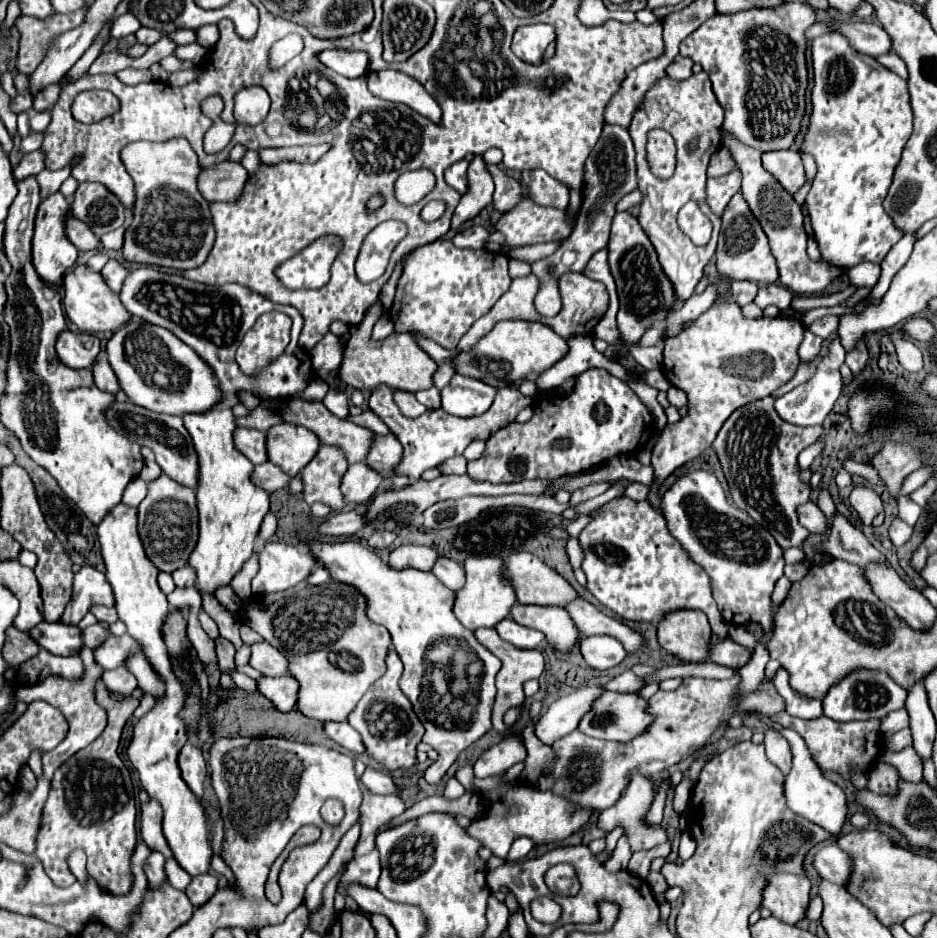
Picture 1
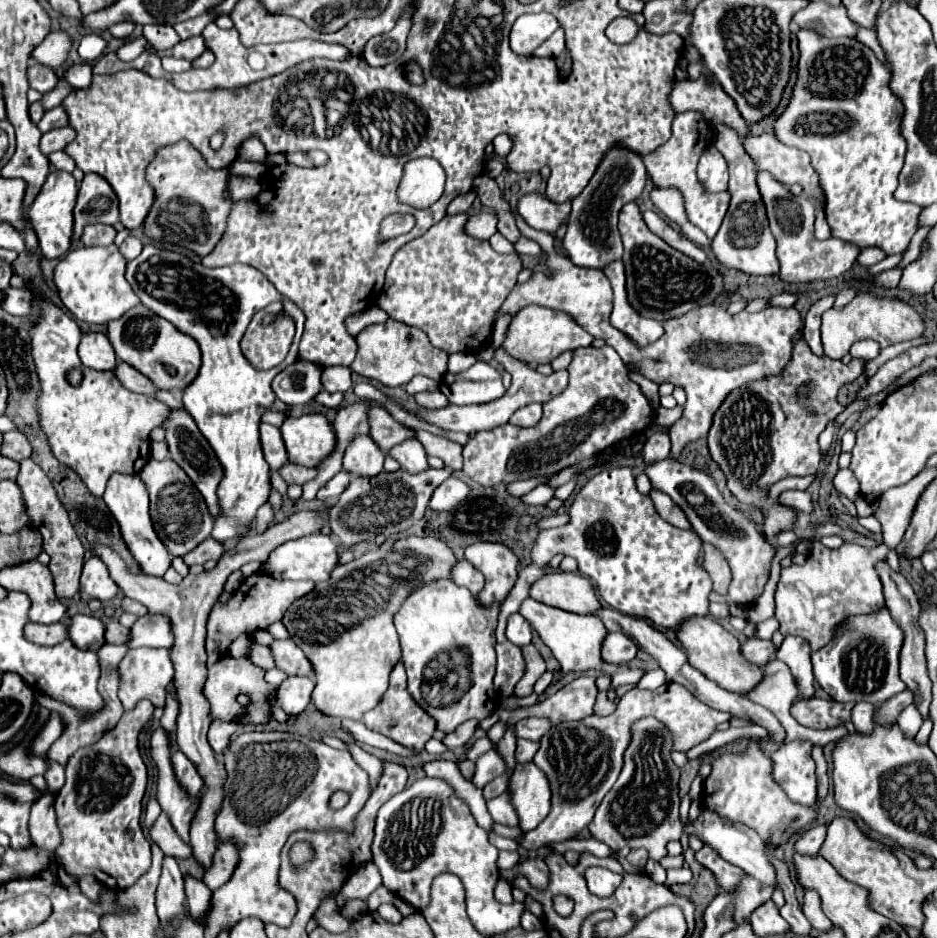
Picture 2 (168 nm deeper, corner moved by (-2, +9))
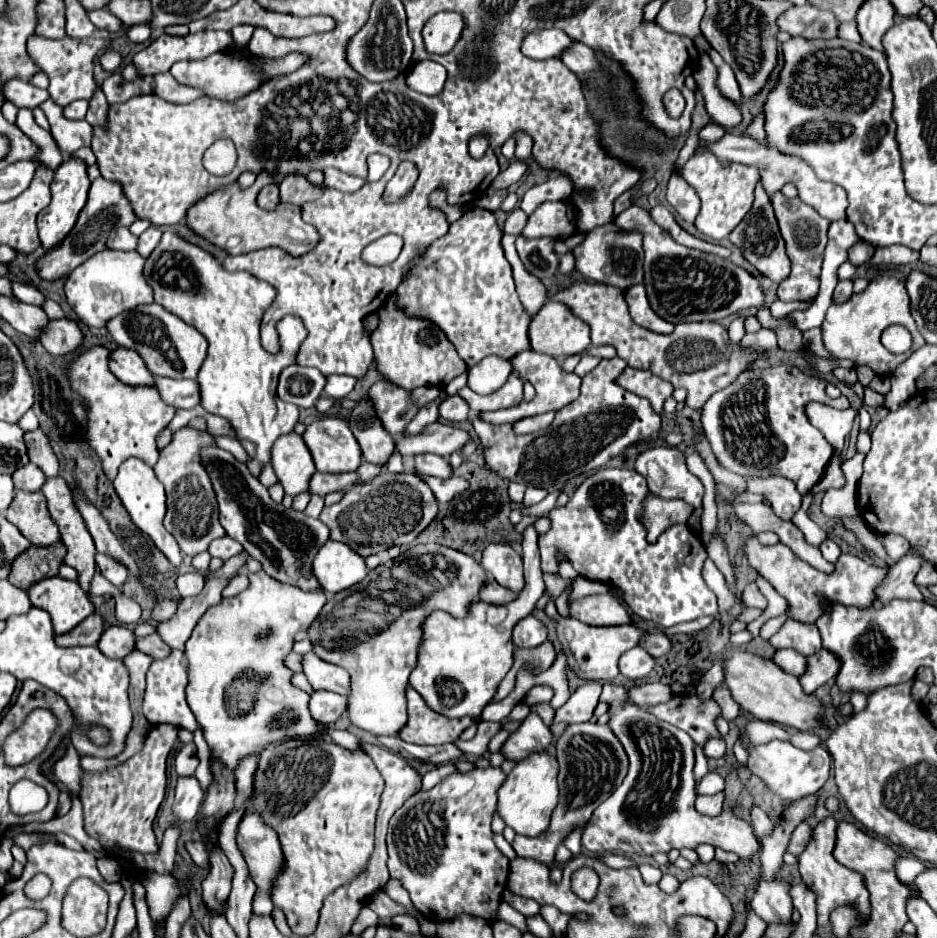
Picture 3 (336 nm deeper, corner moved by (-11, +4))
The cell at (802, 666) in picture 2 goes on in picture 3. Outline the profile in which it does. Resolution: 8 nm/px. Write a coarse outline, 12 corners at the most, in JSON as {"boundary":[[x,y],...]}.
{"boundary":[[788,620],[768,642],[810,656],[822,648],[816,624]]}

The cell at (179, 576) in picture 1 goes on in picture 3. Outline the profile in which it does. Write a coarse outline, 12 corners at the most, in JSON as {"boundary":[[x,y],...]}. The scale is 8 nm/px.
{"boundary":[[234,538],[214,540],[208,548],[212,556],[228,560],[242,550]]}

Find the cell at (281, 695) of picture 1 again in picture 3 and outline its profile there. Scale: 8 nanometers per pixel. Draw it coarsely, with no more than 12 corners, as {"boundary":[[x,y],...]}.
{"boundary":[[318,690],[310,698],[314,720],[334,724],[346,714],[346,696]]}

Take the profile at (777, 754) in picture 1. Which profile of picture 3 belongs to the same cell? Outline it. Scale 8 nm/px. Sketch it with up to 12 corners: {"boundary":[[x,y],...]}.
{"boundary":[[660,632],[640,642],[650,656],[660,658],[670,650],[670,640]]}

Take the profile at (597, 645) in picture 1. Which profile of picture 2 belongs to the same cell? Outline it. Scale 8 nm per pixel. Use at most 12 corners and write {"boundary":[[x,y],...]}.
{"boundary":[[607,633],[605,663],[629,663],[637,645],[625,633]]}

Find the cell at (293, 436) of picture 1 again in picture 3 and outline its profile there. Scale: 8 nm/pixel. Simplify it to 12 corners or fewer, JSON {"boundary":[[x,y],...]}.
{"boundary":[[322,418],[304,432],[320,472],[354,472],[362,450],[348,424]]}

